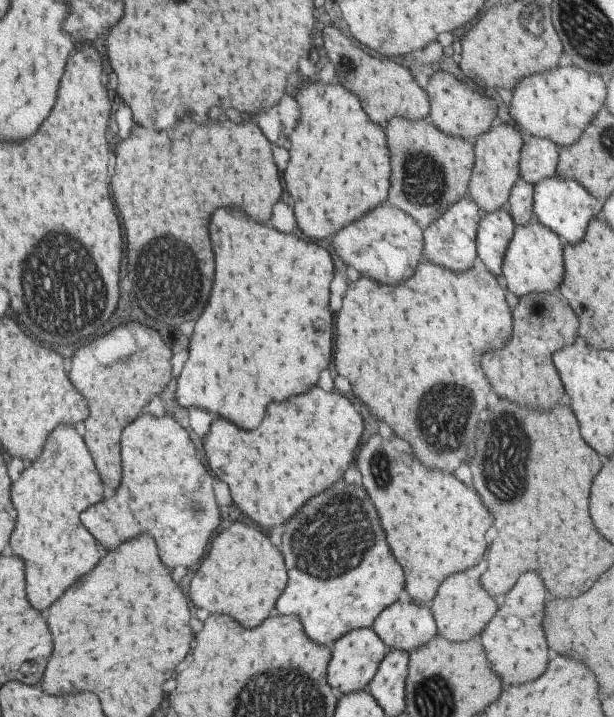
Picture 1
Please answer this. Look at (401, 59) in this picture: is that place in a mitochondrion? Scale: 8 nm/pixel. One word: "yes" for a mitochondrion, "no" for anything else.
no

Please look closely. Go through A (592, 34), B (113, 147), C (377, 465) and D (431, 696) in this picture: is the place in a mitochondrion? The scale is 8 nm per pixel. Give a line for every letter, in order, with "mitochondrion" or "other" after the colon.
A: mitochondrion
B: other
C: mitochondrion
D: mitochondrion

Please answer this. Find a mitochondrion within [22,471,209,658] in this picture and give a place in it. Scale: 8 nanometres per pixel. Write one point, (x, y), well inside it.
(193, 507)

